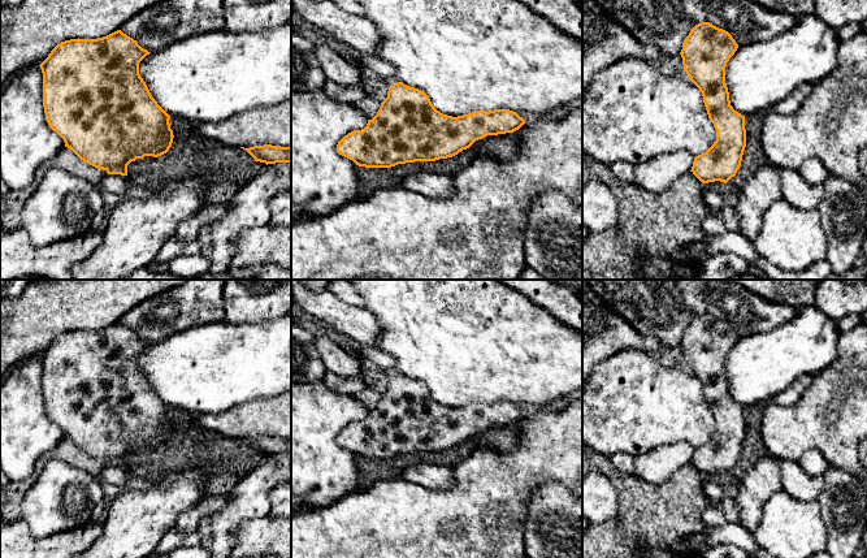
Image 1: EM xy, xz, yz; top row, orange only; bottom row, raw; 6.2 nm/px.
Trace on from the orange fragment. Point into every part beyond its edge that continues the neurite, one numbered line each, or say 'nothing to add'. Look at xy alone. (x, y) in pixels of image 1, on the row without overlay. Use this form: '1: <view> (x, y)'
nothing to add

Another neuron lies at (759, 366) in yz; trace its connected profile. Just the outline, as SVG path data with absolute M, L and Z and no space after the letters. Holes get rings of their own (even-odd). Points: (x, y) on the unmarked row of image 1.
M805 306L785 324L764 333L738 337L725 358L731 397L742 407L771 402L802 375L819 375L838 355L837 321L815 306Z

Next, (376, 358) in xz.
M360 345L360 356L364 358L373 368L380 368L383 371L391 371L395 368L394 358L377 347Z

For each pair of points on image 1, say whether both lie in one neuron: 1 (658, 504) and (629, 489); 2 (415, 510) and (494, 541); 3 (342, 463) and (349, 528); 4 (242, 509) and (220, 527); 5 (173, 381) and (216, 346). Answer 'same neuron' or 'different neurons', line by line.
1: same neuron
2: same neuron
3: different neurons
4: same neuron
5: same neuron

